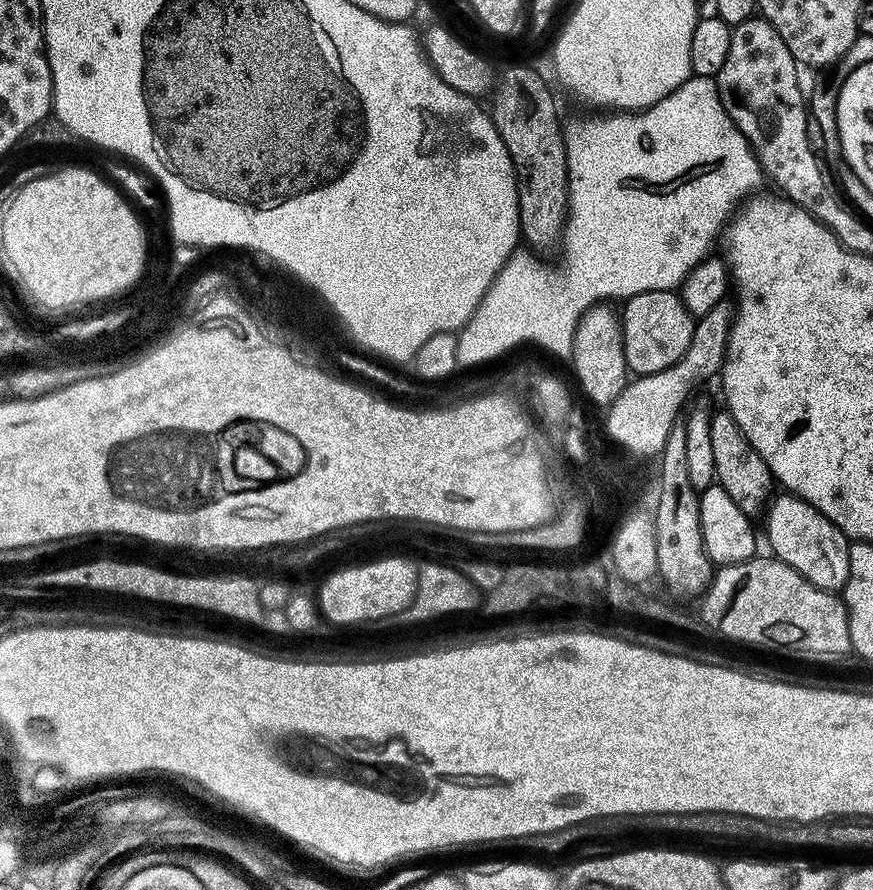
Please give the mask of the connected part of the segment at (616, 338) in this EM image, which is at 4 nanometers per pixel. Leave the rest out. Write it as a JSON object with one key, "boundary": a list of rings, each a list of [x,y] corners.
{"boundary":[[[592,302],[583,309],[582,315],[576,321],[574,335],[571,339],[573,338],[572,364],[576,367],[576,376],[580,379],[581,386],[584,387],[585,394],[583,395],[593,405],[608,406],[624,390],[626,365],[621,317],[617,313],[615,316],[604,304],[607,303]]]}

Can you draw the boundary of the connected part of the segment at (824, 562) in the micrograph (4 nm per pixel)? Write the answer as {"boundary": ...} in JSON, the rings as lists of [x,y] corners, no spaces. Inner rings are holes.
{"boundary":[[[777,495],[767,509],[768,540],[773,548],[771,551],[779,559],[785,560],[794,570],[798,570],[814,586],[824,588],[828,592],[843,589],[844,583],[848,581],[850,566],[848,537],[841,528],[834,526],[832,520],[826,519],[814,505],[808,504],[798,496],[783,495],[780,497]]]}

